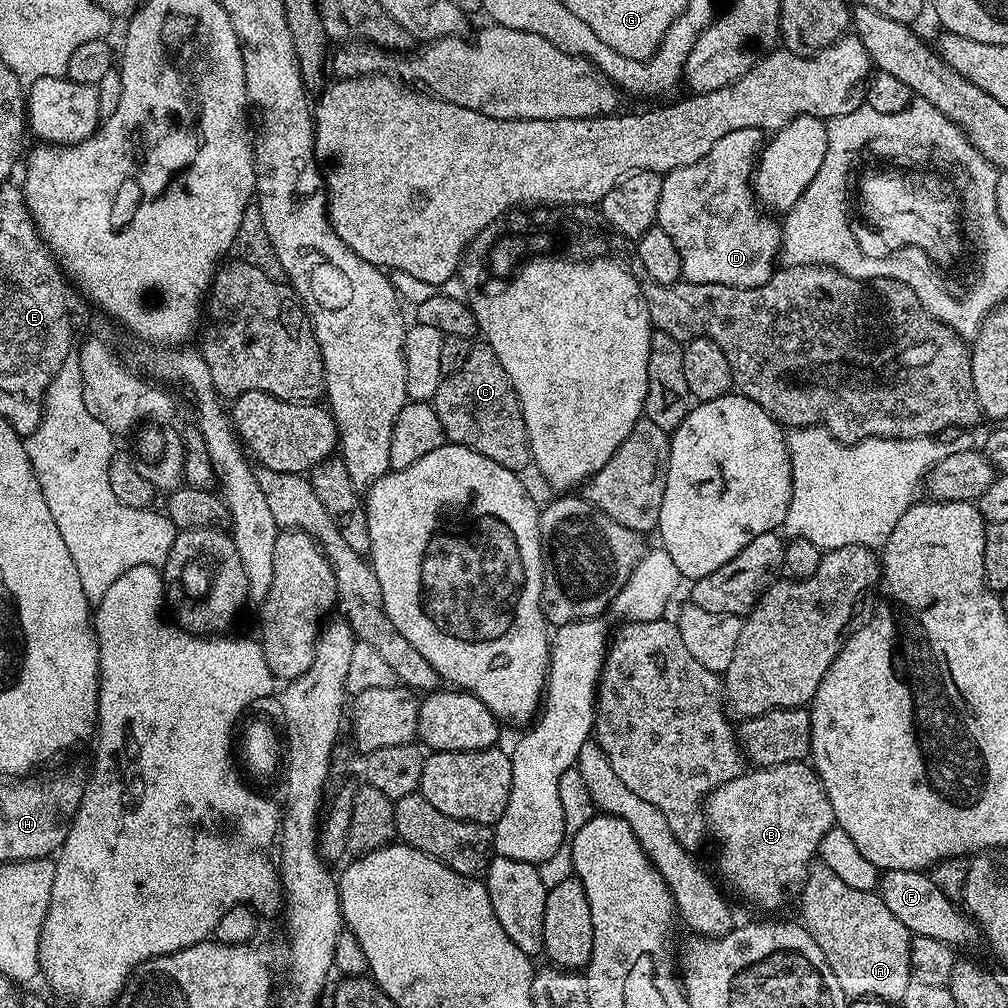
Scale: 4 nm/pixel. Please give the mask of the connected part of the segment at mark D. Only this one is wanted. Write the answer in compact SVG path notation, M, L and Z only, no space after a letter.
M759 128L730 130L726 138L718 138L718 142L714 142L710 154L664 176L656 223L670 234L670 242L674 242L678 258L682 258L682 276L687 283L749 288L762 286L762 282L777 271L782 228L777 221L776 224L772 221L775 219L771 215L762 211L752 186L754 169L765 140L765 133Z

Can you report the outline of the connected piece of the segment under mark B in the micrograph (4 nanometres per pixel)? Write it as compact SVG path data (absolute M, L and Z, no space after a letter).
M795 760L782 766L773 768L756 768L745 771L743 774L734 777L732 780L725 780L709 794L704 801L704 814L707 827L716 835L716 840L720 843L720 872L724 875L724 880L740 896L745 896L752 904L761 904L764 908L776 908L779 904L784 904L787 900L795 901L804 888L804 880L808 876L808 865L817 859L820 851L820 840L834 827L832 818L832 807L830 798L826 798L826 790L822 782L816 776L816 769L811 763Z

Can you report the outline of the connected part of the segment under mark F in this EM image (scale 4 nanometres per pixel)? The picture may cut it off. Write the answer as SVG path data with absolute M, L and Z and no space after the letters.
M890 870L880 877L878 895L886 907L892 911L894 918L902 922L913 936L938 938L938 942L946 942L953 946L972 944L978 940L978 928L975 923L958 907L957 901L946 898L938 886L934 886L931 875L927 871Z

